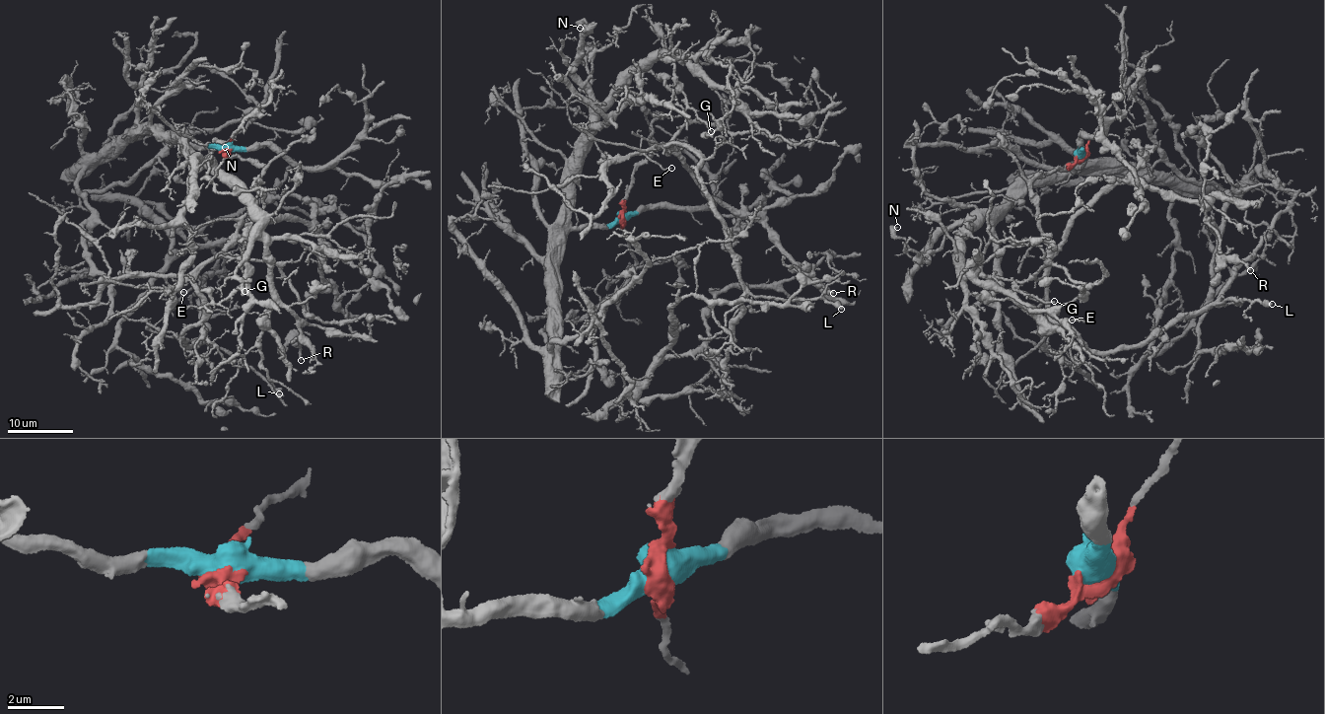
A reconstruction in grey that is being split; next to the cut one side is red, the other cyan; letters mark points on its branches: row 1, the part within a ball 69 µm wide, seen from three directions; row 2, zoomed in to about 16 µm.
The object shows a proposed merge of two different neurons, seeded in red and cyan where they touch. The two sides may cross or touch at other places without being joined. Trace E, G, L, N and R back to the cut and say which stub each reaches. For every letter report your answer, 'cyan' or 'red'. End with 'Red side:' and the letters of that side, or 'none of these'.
E: red
G: cyan
L: red
N: cyan
R: red
Red side: E, L, R

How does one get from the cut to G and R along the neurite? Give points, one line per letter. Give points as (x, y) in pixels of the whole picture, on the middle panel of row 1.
G: (623, 218), (578, 227), (570, 216), (581, 163), (614, 90), (669, 54), (686, 107), (711, 132)
R: (623, 218), (633, 170), (650, 147), (663, 142), (709, 196), (762, 223), (795, 269), (833, 293)

